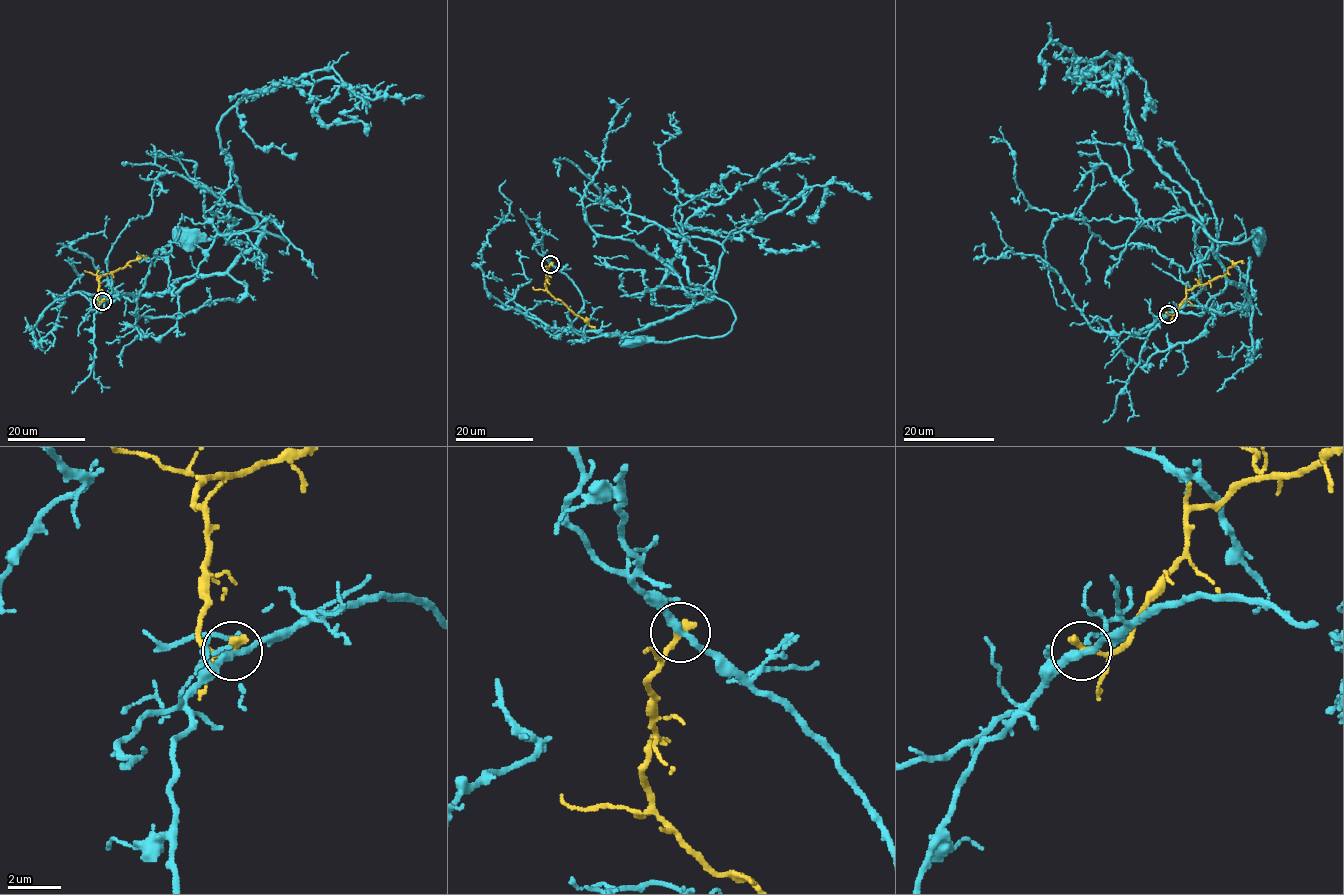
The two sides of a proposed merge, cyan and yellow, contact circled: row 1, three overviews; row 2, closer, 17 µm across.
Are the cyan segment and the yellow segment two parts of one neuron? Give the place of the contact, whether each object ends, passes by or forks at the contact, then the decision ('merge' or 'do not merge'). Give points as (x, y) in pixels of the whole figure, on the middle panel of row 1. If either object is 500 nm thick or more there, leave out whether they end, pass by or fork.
place (550, 264); cyan passes by; yellow ends; do not merge

